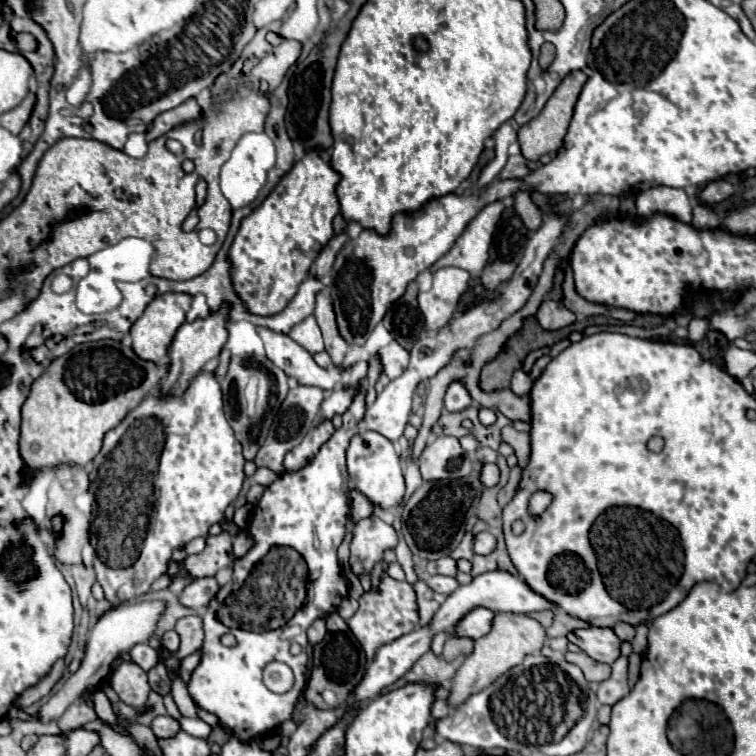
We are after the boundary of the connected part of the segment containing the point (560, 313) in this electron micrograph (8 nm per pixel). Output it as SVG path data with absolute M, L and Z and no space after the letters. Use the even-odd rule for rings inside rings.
M544 300L536 312L536 320L544 330L558 330L564 326L570 326L576 320L576 314L568 310L562 302Z

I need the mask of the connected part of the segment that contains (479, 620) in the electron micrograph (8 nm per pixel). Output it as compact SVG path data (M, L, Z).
M472 608L454 626L454 636L456 638L478 640L478 638L486 636L492 630L492 618L494 618L492 610L488 610L488 608Z

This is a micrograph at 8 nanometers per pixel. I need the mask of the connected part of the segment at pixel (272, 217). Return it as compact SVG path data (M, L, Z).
M314 148L308 150L306 156L302 156L298 162L294 162L292 170L282 176L282 180L276 184L276 188L266 196L266 200L242 220L242 226L232 242L230 248L230 262L232 262L232 278L234 278L234 290L246 300L248 310L254 314L276 314L286 306L286 302L296 294L300 282L310 272L310 266L314 264L314 258L326 246L326 242L332 238L334 228L332 220L340 212L340 202L336 196L336 184L340 180L340 174L332 168L328 160L322 158L324 150Z

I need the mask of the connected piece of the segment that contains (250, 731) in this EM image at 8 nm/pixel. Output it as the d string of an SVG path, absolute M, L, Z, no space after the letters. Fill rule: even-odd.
M214 598L204 614L204 646L202 646L202 660L196 666L196 670L190 676L188 692L198 708L208 710L220 718L220 724L232 732L236 738L242 740L254 740L264 736L266 732L276 730L284 720L292 716L292 710L306 686L306 660L308 656L292 656L290 654L290 640L280 640L280 630L268 630L262 634L248 632L248 630L236 630L226 628L216 620L218 600ZM232 632L238 640L236 646L226 648L220 644L220 636ZM268 662L286 662L296 676L294 688L286 694L274 694L262 684L262 670Z

